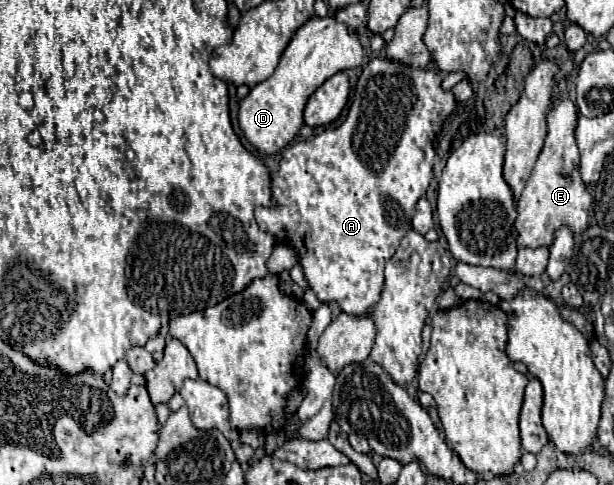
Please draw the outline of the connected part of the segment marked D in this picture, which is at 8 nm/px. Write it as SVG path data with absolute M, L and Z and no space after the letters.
M332 16L326 18L310 18L292 38L288 48L284 50L280 64L274 74L256 84L250 94L240 102L238 124L246 140L260 154L276 154L280 152L302 128L302 112L310 94L326 82L336 72L356 68L362 64L362 46L356 34L350 34L342 22Z

